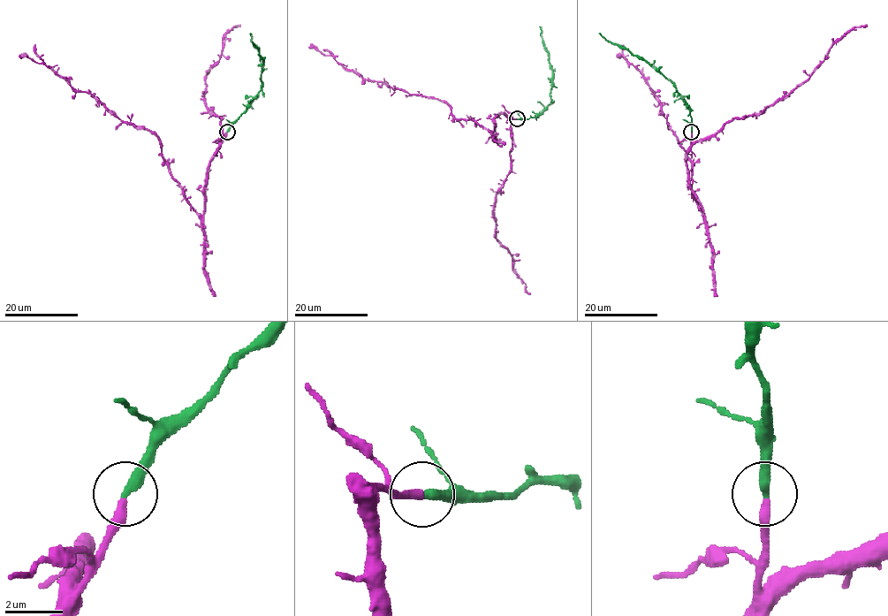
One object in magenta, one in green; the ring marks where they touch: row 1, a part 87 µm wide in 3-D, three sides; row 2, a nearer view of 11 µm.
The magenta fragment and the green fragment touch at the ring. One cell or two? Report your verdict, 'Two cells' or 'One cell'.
One cell

